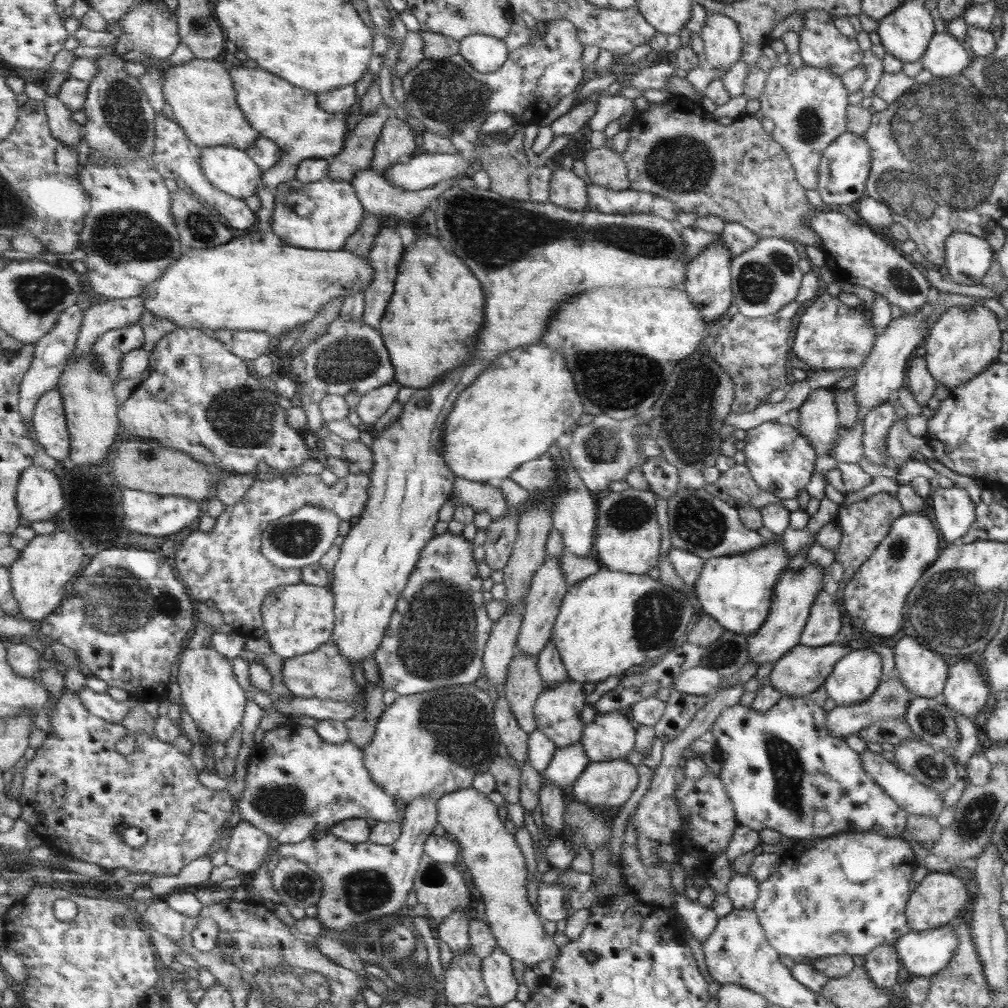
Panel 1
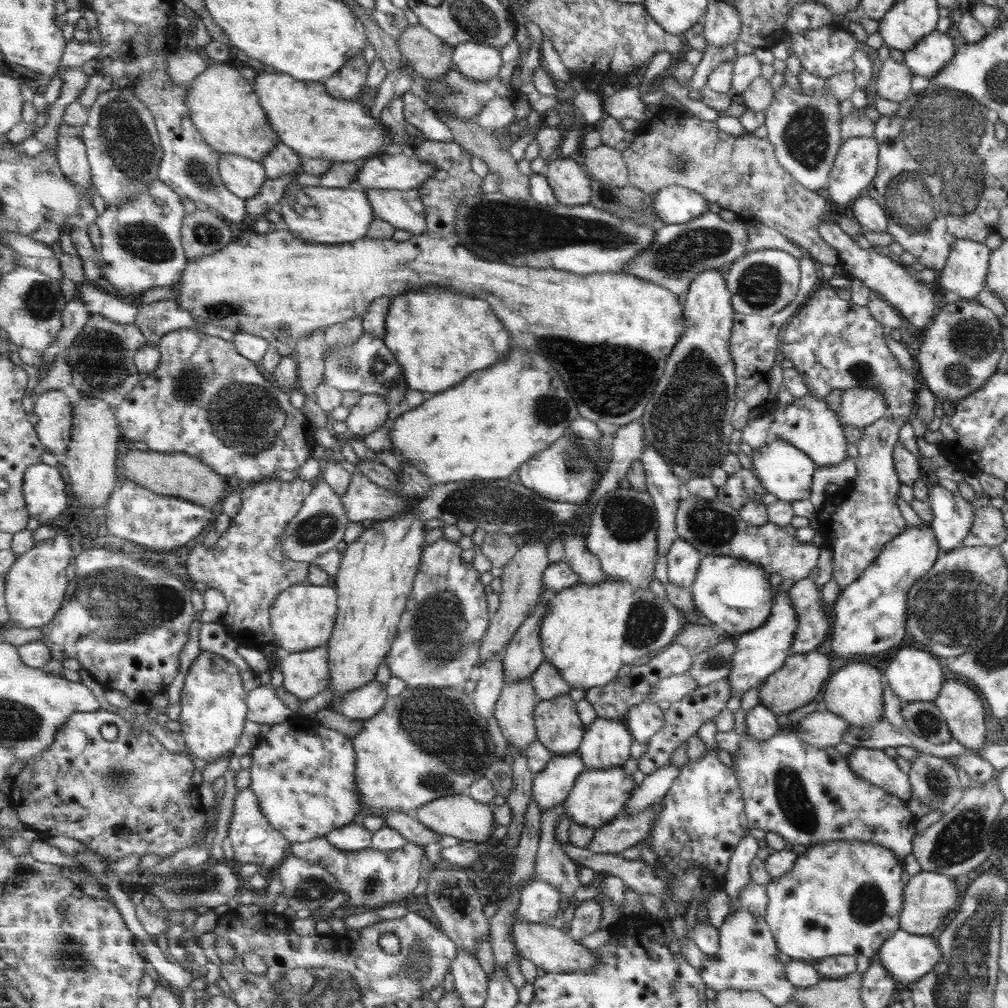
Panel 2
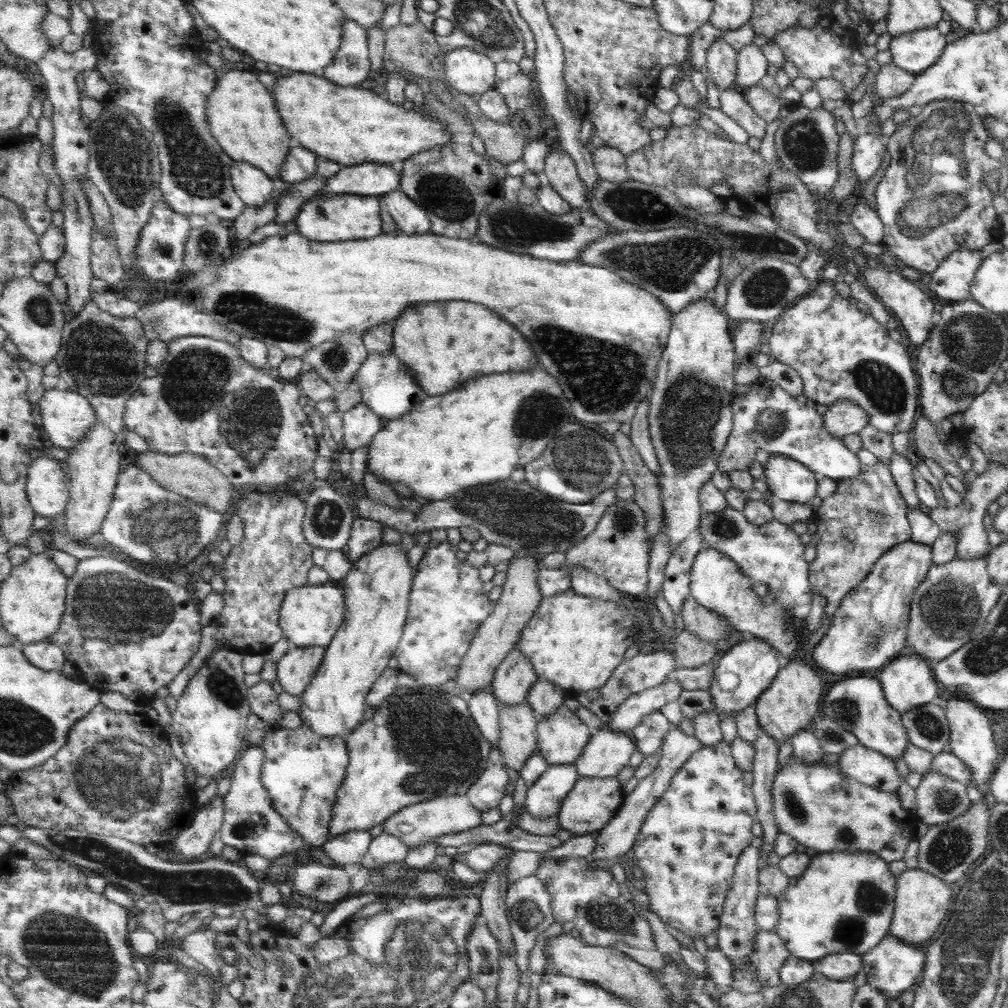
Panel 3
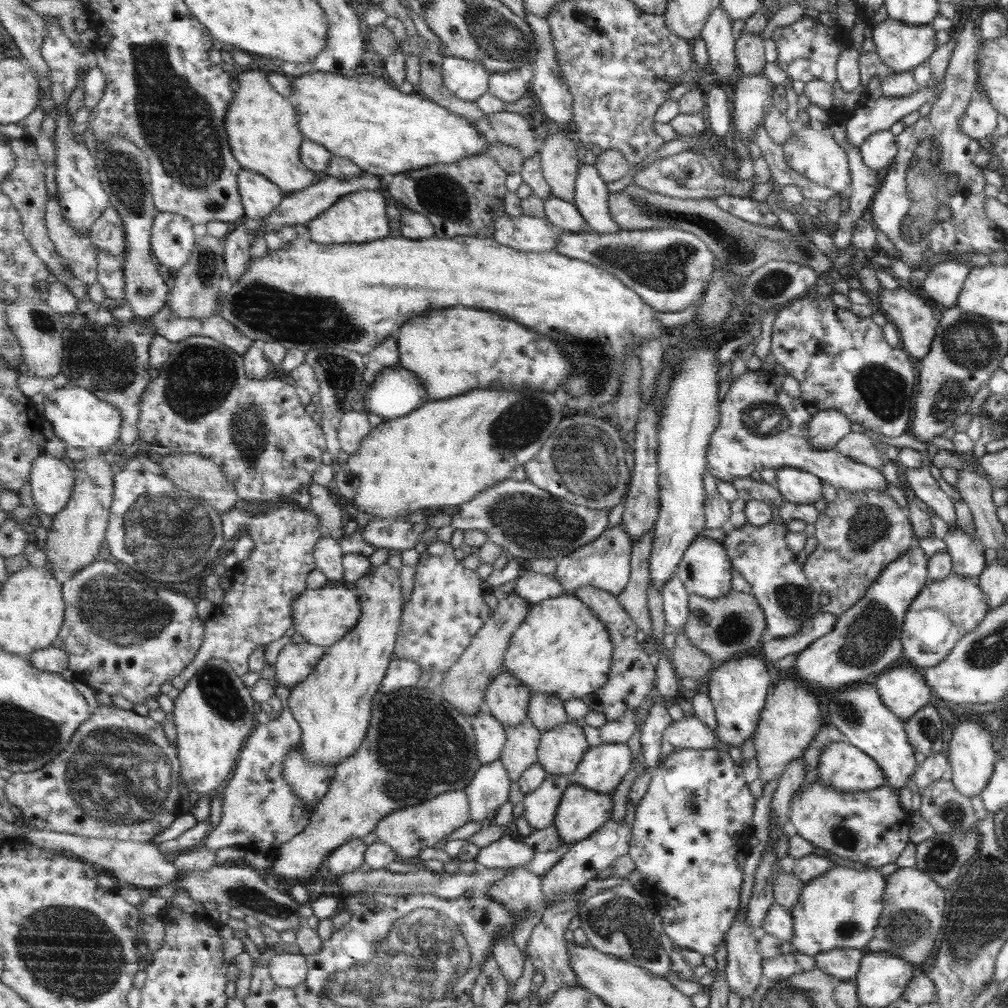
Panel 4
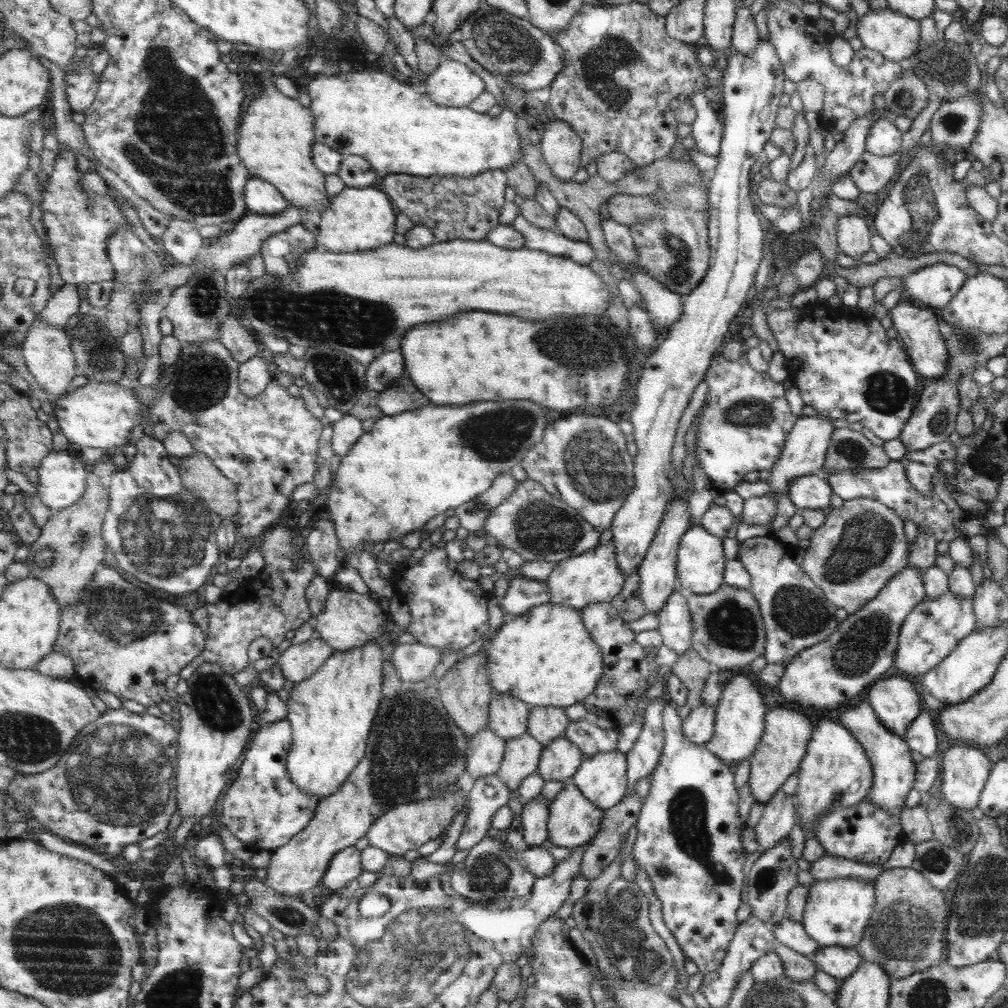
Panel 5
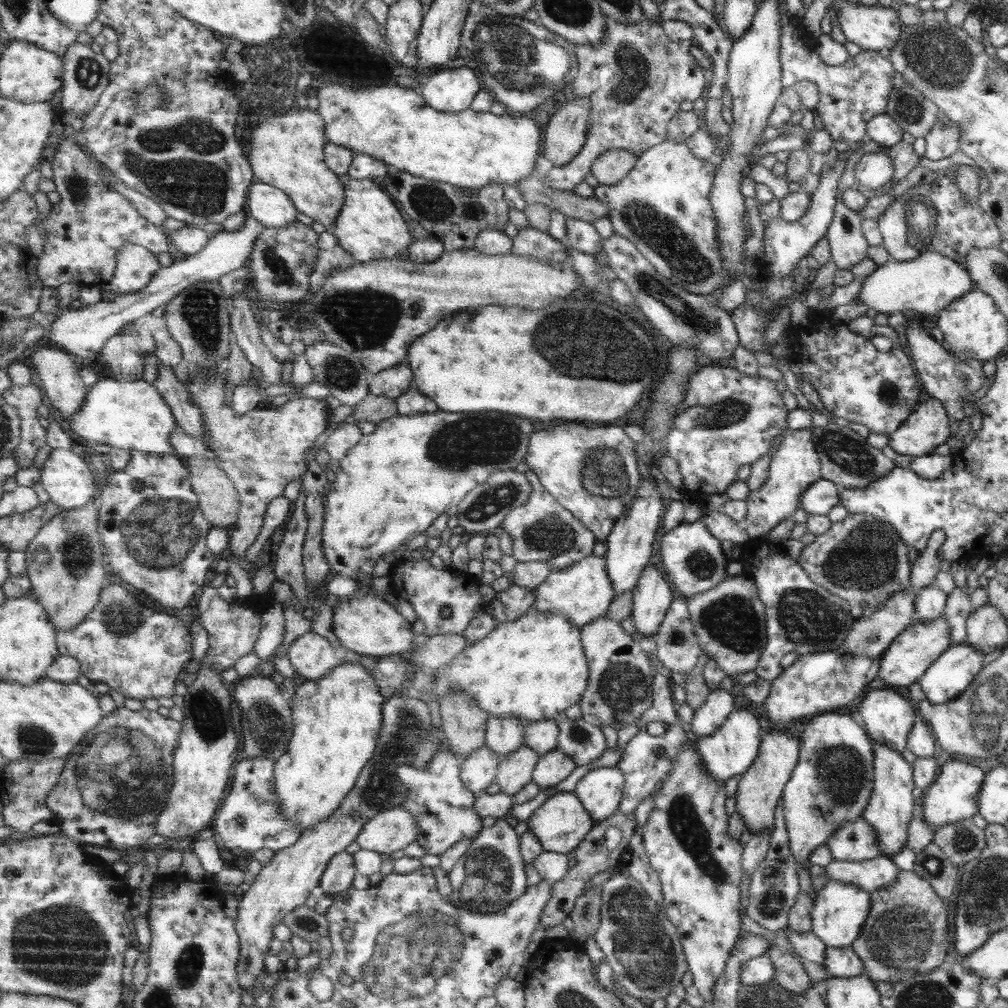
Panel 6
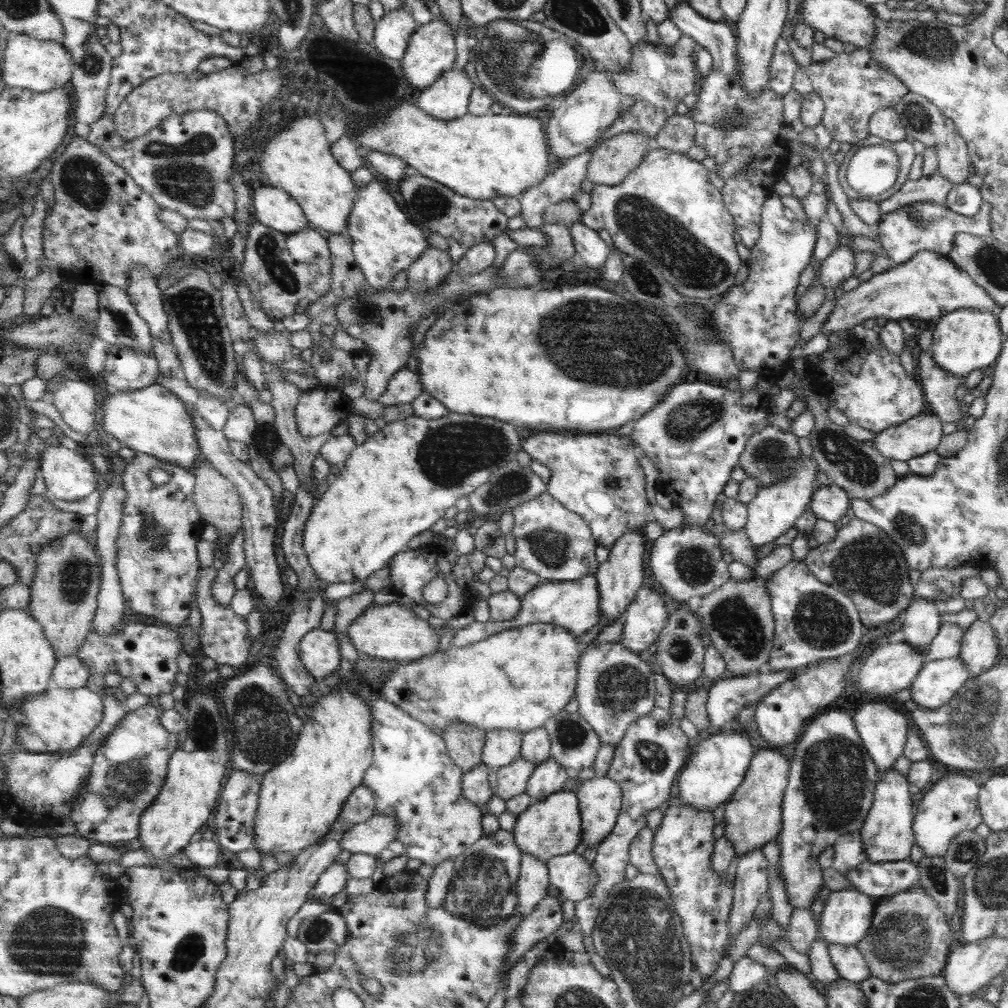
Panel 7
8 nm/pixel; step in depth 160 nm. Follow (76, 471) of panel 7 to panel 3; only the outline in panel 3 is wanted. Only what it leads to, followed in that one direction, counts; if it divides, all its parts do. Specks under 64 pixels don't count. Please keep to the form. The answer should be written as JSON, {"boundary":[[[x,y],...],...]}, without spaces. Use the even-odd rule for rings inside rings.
{"boundary":[[[39,458],[28,473],[28,497],[36,514],[51,520],[66,512],[70,502],[70,481],[61,464],[51,458]]]}

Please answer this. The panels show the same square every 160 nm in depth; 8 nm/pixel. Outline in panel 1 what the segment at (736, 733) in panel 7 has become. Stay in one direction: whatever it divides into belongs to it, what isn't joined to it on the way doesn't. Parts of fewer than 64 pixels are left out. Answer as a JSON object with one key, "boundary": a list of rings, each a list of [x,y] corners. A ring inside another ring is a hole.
{"boundary":[[[809,563],[804,568],[791,570],[785,568],[775,581],[772,588],[768,613],[761,626],[752,635],[746,635],[746,651],[748,660],[753,660],[758,666],[765,663],[774,663],[790,648],[799,642],[799,634],[803,630],[809,608],[815,594],[821,591],[821,574],[823,566]]]}

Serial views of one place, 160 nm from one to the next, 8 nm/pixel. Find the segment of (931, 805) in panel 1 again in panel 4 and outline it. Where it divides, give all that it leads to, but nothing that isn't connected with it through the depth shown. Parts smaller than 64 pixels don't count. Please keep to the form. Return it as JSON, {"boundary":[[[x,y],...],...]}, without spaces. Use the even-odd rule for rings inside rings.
{"boundary":[[[845,740],[827,742],[816,767],[818,781],[843,792],[871,790],[884,785],[884,776],[877,763]]]}

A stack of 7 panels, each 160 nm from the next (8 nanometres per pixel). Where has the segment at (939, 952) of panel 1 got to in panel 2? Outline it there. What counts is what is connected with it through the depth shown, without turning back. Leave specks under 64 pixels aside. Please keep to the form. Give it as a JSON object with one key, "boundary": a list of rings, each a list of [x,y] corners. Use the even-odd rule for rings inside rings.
{"boundary":[[[898,929],[881,943],[875,958],[895,983],[914,983],[939,963],[939,948],[935,936],[911,935]]]}

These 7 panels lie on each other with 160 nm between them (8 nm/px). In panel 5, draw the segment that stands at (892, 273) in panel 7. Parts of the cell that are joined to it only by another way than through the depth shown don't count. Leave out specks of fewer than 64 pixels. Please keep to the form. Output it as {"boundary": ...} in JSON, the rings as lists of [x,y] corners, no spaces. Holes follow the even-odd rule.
{"boundary":[[[936,262],[901,277],[903,287],[900,290],[907,298],[921,302],[929,309],[942,309],[967,276],[955,266]]]}

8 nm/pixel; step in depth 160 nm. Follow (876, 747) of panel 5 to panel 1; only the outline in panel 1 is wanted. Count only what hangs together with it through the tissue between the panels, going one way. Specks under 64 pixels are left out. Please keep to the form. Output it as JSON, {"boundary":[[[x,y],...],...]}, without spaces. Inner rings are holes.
{"boundary":[[[851,646],[833,665],[822,687],[837,706],[855,704],[875,692],[882,678],[881,659],[863,646]]]}

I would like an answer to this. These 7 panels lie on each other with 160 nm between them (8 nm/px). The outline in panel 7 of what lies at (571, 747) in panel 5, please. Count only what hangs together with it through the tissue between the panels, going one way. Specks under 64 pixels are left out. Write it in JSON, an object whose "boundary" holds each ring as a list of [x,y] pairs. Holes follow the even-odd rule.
{"boundary":[[[551,758],[536,766],[534,774],[531,775],[526,793],[534,801],[537,801],[563,790],[568,780],[567,767]]]}

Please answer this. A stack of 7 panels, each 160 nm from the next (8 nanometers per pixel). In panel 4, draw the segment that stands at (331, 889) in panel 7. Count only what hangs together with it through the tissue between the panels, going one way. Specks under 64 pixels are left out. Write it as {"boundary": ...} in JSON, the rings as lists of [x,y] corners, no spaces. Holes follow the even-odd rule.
{"boundary":[[[363,839],[350,840],[349,843],[342,844],[326,858],[330,872],[339,876],[359,871],[359,866],[366,862],[367,849],[368,845]]]}

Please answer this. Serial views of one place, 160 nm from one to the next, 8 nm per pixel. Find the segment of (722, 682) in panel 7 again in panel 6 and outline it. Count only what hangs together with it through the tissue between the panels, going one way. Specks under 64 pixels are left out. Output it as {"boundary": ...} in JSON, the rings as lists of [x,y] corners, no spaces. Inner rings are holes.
{"boundary":[[[726,685],[711,691],[700,708],[694,709],[693,720],[688,726],[690,734],[696,739],[717,731],[734,709],[733,696]]]}

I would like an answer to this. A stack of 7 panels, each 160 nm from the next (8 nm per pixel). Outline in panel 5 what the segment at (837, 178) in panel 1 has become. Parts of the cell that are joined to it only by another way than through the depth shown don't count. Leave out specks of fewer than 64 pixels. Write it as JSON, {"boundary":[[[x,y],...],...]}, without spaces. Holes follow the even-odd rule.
{"boundary":[[[891,118],[877,119],[866,134],[864,150],[873,156],[895,154],[902,141],[901,135]]]}

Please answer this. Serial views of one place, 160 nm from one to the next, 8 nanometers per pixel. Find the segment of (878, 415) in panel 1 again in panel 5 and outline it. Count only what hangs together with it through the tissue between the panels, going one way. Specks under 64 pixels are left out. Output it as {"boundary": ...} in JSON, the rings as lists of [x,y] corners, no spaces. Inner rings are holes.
{"boundary":[[[853,499],[843,501],[841,506],[832,509],[827,516],[825,516],[823,524],[817,528],[812,529],[812,534],[809,538],[809,546],[805,550],[805,556],[799,564],[801,570],[811,579],[811,582],[818,586],[823,593],[823,596],[836,608],[843,609],[846,613],[851,614],[859,610],[864,603],[871,600],[879,589],[891,578],[896,572],[905,568],[908,564],[908,541],[903,533],[902,520],[888,507],[881,504],[879,501],[871,499]]]}

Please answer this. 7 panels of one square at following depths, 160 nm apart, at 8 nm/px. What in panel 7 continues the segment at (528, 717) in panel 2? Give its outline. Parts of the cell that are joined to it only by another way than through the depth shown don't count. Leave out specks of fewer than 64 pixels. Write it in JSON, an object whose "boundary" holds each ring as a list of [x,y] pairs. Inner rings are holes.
{"boundary":[[[522,756],[509,766],[499,767],[496,773],[498,784],[494,794],[508,801],[526,792],[536,766]]]}

